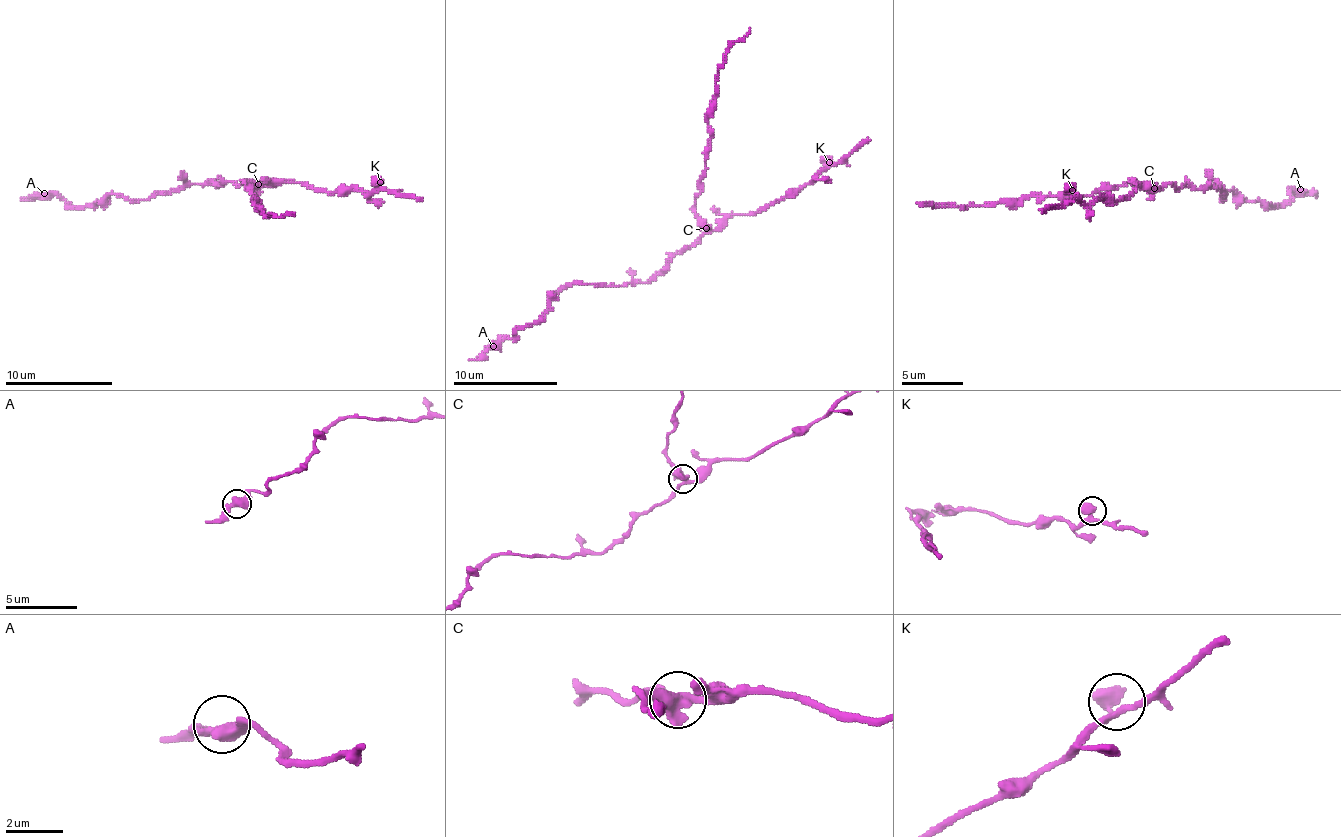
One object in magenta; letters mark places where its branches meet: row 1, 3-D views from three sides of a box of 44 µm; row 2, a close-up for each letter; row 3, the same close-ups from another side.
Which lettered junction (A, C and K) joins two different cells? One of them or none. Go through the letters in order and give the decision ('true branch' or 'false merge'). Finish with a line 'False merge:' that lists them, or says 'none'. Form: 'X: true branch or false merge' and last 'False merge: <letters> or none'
A: true branch
C: false merge
K: true branch
False merge: C

